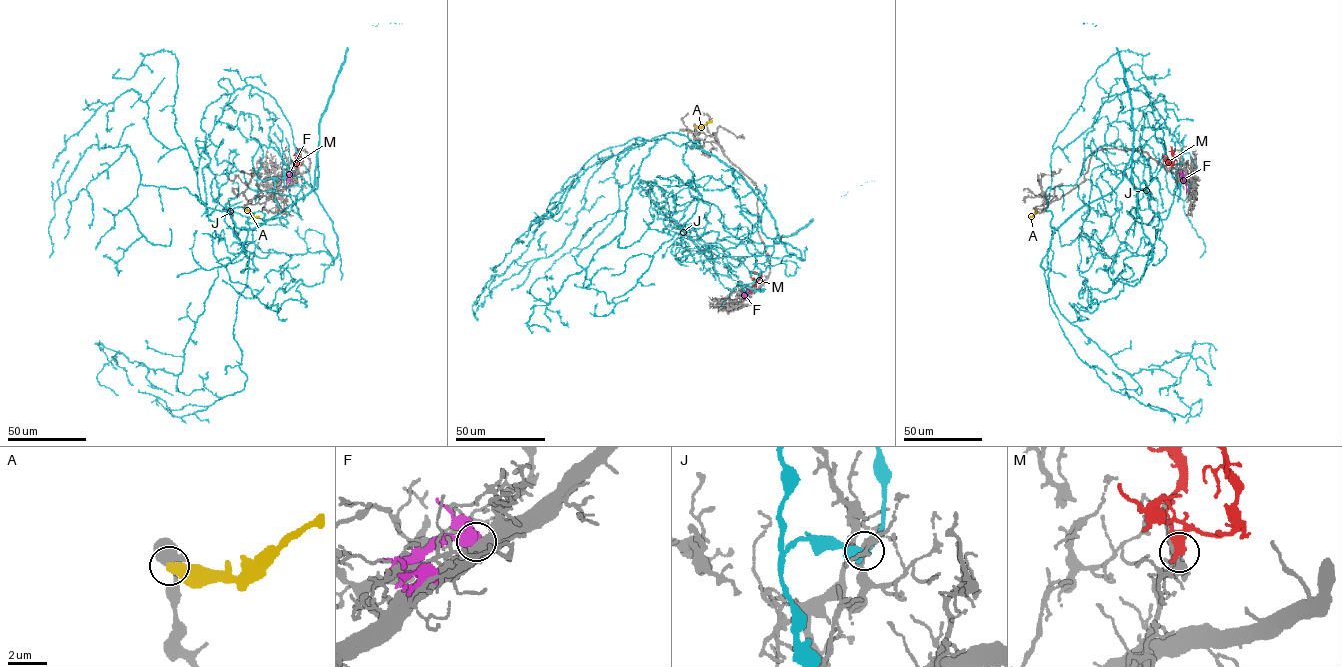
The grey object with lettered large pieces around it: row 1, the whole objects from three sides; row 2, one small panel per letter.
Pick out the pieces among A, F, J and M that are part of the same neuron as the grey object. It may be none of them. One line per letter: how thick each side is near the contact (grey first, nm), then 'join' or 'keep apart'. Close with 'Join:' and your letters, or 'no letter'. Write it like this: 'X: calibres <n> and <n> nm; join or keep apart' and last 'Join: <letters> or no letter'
A: calibres 550 and 480 nm; keep apart
F: calibres 550 and 480 nm; keep apart
J: calibres 420 and 380 nm; keep apart
M: calibres 240 and 480 nm; keep apart
Join: no letter

